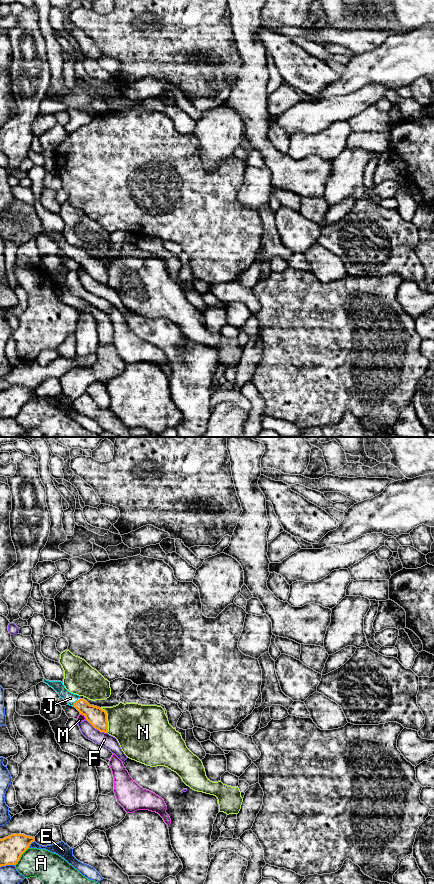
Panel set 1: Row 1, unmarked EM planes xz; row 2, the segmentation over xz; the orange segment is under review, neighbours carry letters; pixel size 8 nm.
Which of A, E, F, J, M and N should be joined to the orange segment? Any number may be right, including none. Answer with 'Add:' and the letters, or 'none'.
Add: J

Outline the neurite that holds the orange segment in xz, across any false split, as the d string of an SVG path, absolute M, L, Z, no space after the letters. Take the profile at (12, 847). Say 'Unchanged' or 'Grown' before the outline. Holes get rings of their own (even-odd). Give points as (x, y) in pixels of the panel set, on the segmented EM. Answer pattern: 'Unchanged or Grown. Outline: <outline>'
Unchanged. Outline: M11 834L8 837L0 839L0 867L16 865L21 855L34 841L34 837L24 834Z

